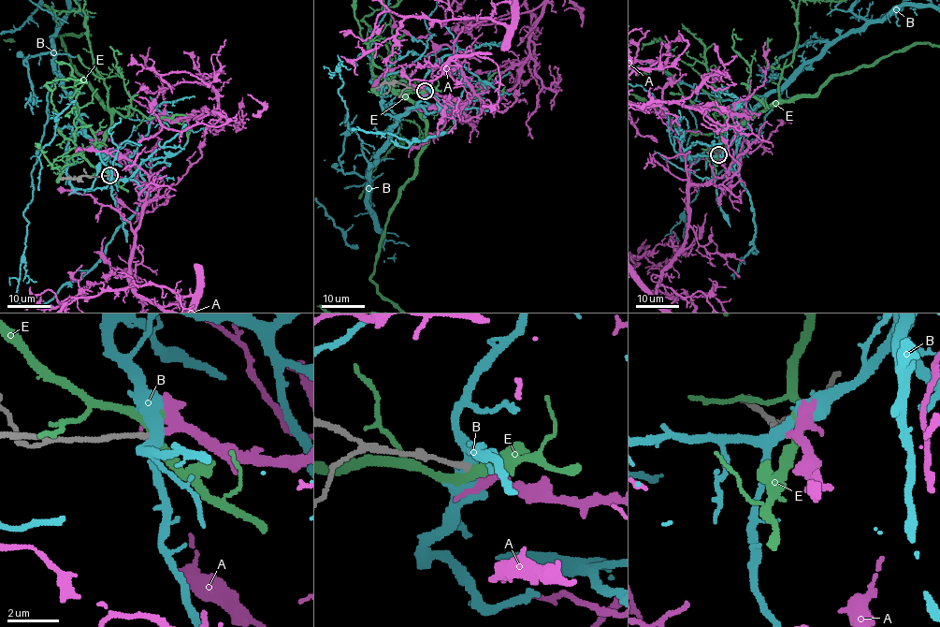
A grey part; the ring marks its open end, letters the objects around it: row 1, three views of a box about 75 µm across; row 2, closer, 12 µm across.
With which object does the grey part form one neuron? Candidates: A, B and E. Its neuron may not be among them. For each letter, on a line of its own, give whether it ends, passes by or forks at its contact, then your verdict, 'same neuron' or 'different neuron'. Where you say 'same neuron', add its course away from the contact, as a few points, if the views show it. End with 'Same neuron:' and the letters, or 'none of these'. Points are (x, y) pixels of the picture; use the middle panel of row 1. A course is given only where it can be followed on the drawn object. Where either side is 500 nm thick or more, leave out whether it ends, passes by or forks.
A: it passes by; same neuron
B: it forks; different neuron
E: it passes by; different neuron
Same neuron: A

